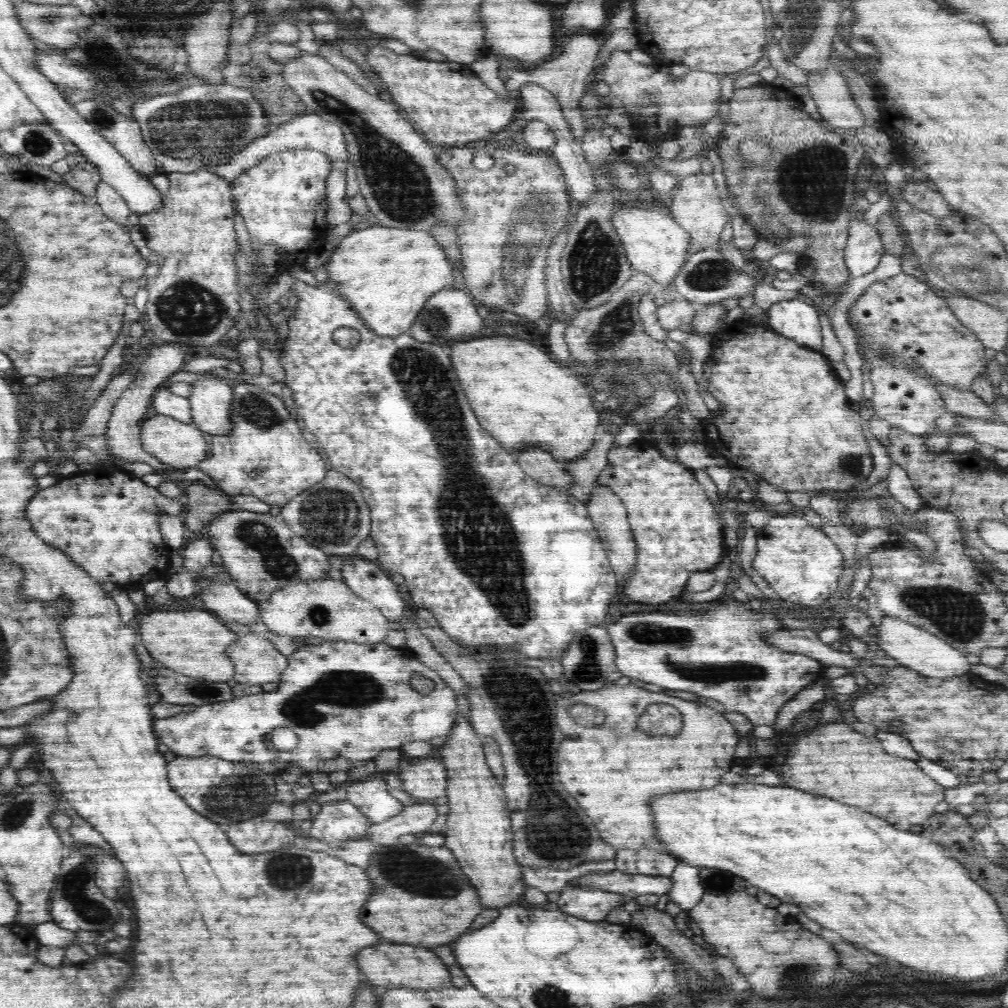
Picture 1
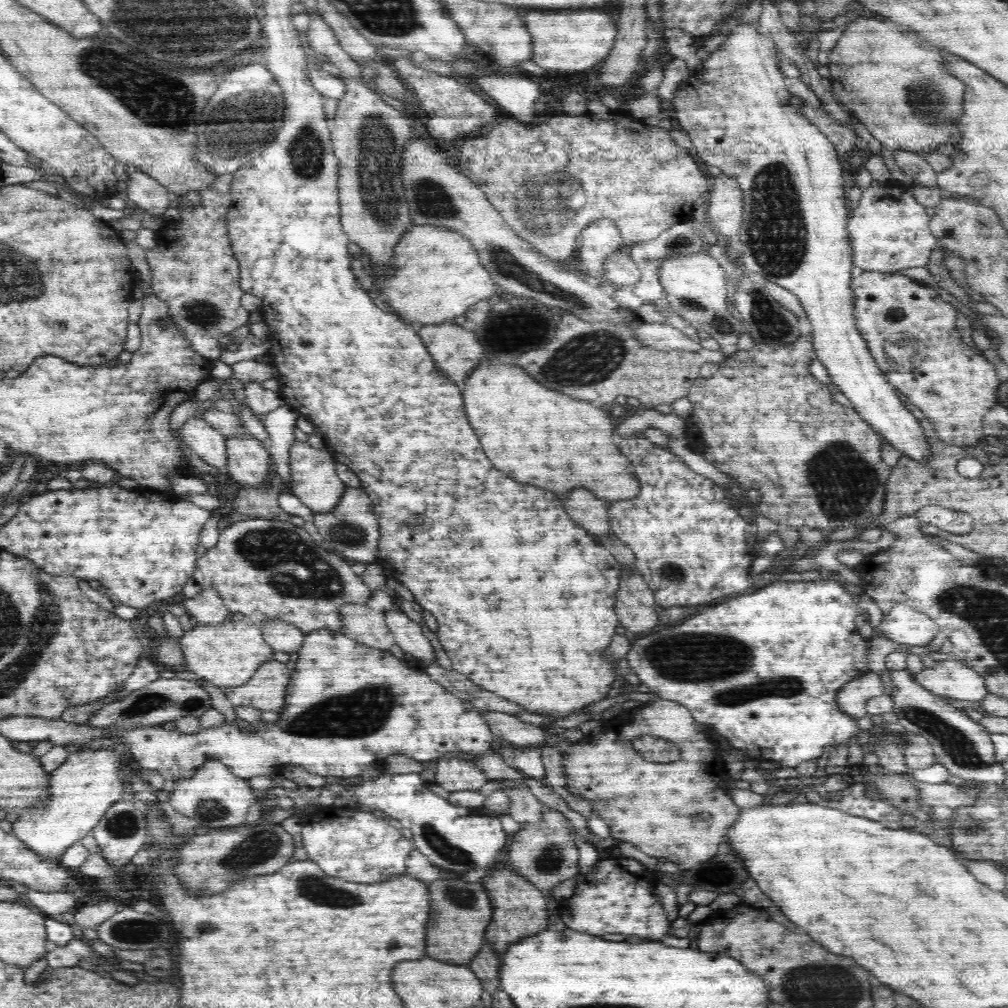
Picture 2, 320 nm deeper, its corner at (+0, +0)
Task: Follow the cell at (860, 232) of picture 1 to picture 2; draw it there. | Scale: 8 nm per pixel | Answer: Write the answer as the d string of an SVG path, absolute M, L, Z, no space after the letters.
M873 180L871 185L863 190L858 207L851 211L847 222L853 266L863 271L877 271L884 274L898 273L906 268L926 267L932 252L939 248L939 242L930 232L928 224L930 224L930 210L914 198L910 187L893 181L878 183Z

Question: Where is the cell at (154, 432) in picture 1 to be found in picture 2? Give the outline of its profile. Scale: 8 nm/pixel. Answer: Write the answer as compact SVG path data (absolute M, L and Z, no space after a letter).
M195 416L188 419L180 429L180 438L206 464L225 471L227 466L226 437L202 417Z

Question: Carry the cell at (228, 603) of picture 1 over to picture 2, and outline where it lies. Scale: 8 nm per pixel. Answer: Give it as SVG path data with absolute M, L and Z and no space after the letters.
M267 619L259 624L262 637L273 650L278 652L298 652L302 646L304 633L292 623L283 620Z

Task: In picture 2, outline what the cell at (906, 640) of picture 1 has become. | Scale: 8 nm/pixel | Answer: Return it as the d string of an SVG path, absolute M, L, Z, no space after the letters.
M940 657L940 664L926 667L913 675L915 681L938 696L981 703L989 690L984 679L973 669L953 659Z

